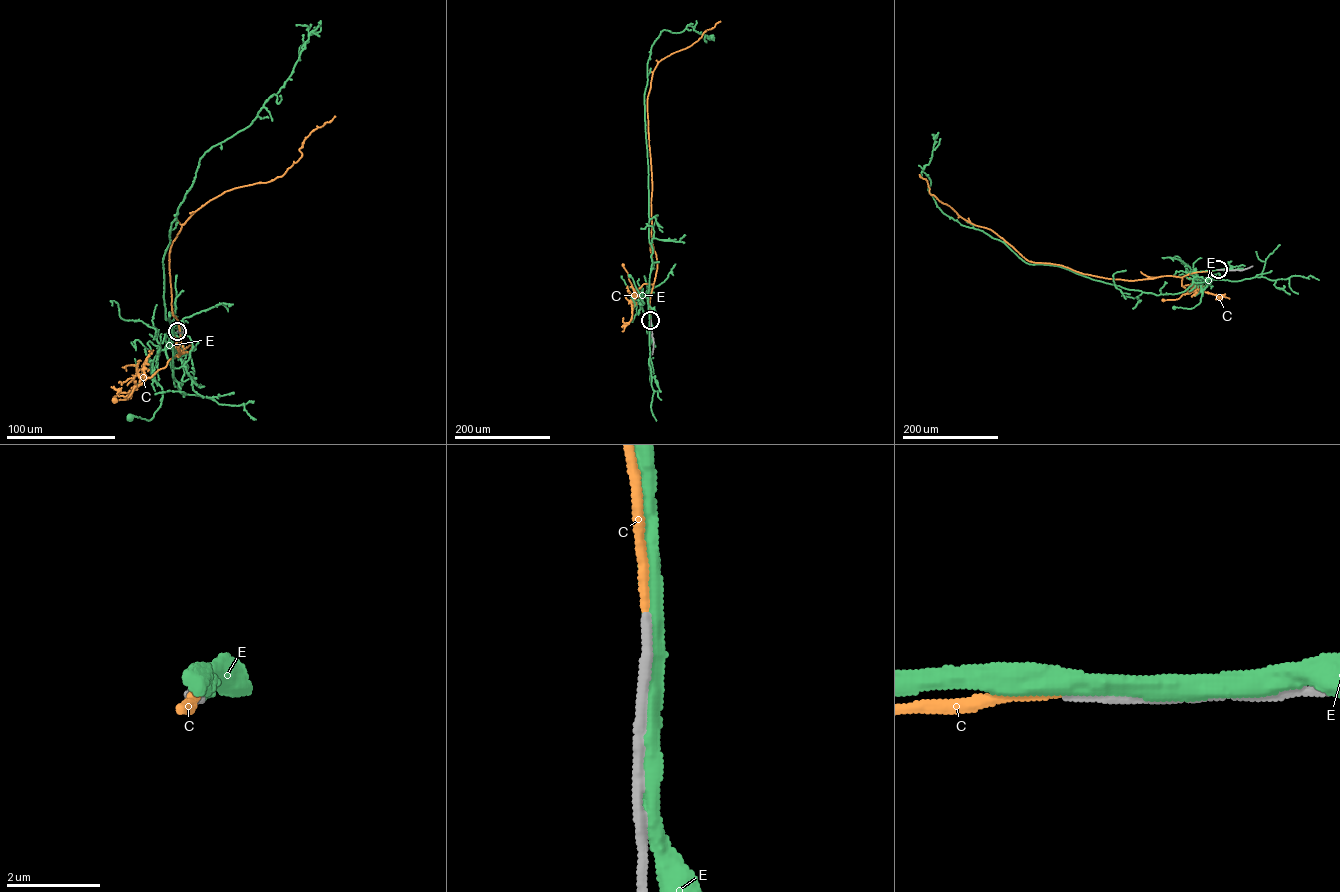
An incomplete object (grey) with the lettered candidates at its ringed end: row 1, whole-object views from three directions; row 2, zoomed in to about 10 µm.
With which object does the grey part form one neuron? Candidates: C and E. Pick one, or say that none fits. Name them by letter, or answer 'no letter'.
C

